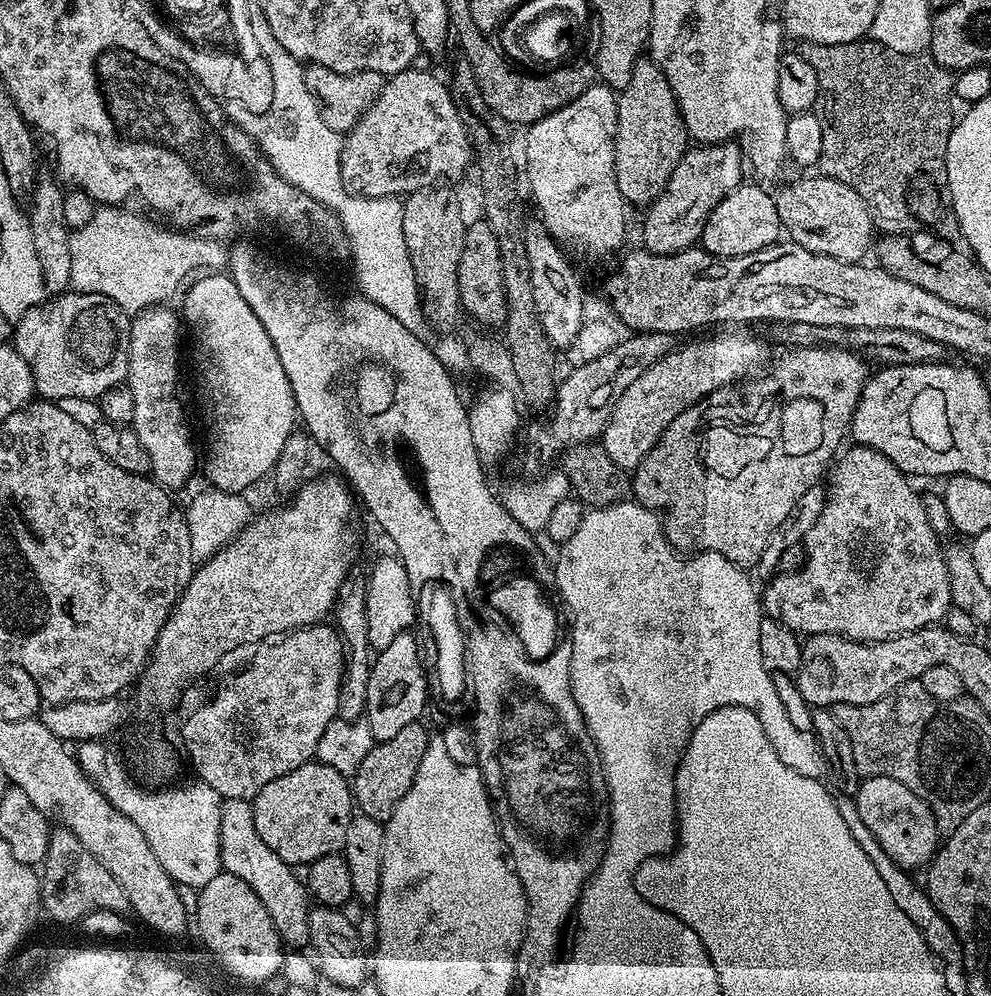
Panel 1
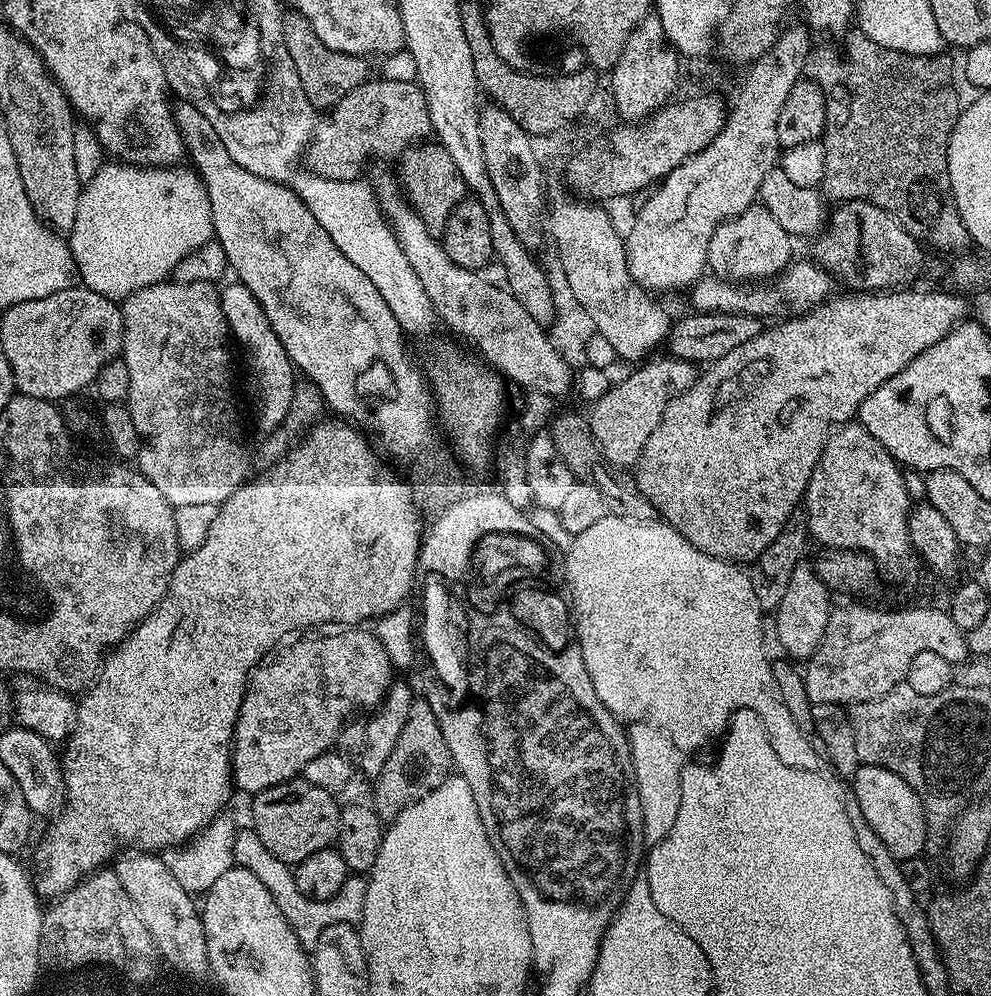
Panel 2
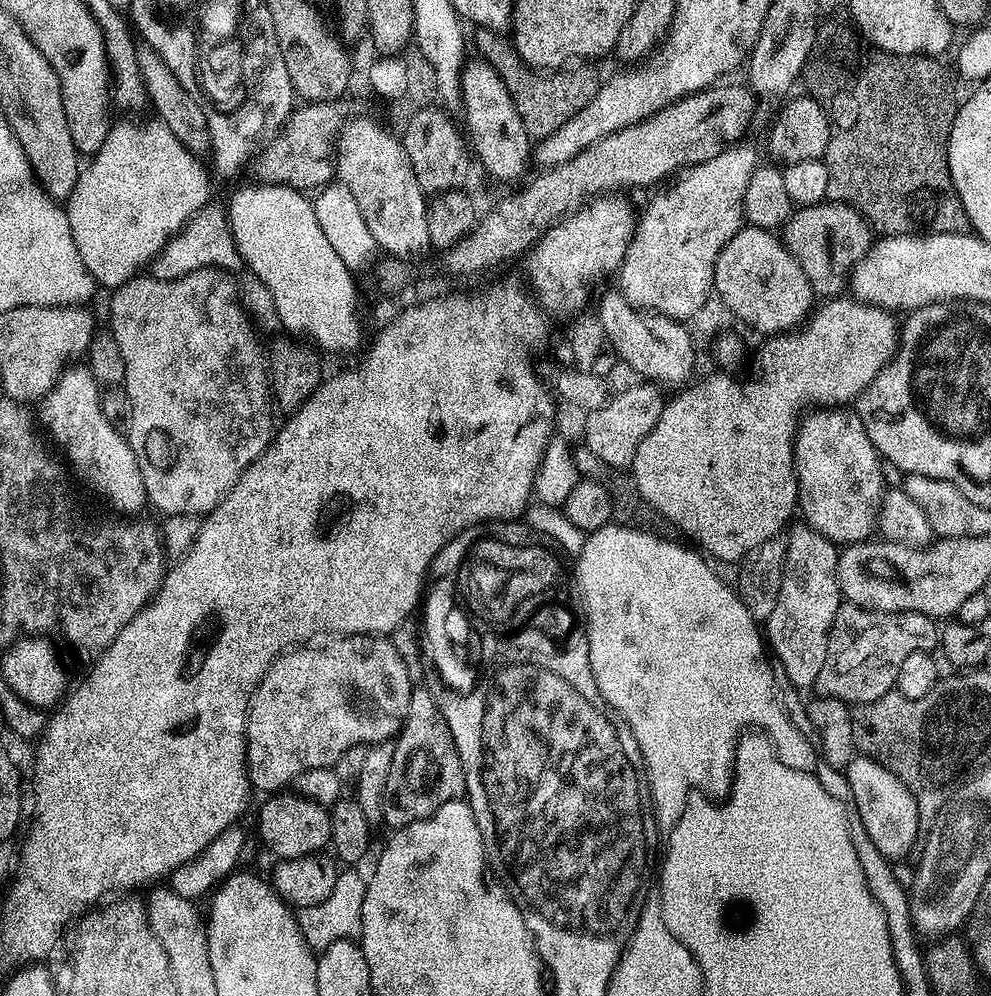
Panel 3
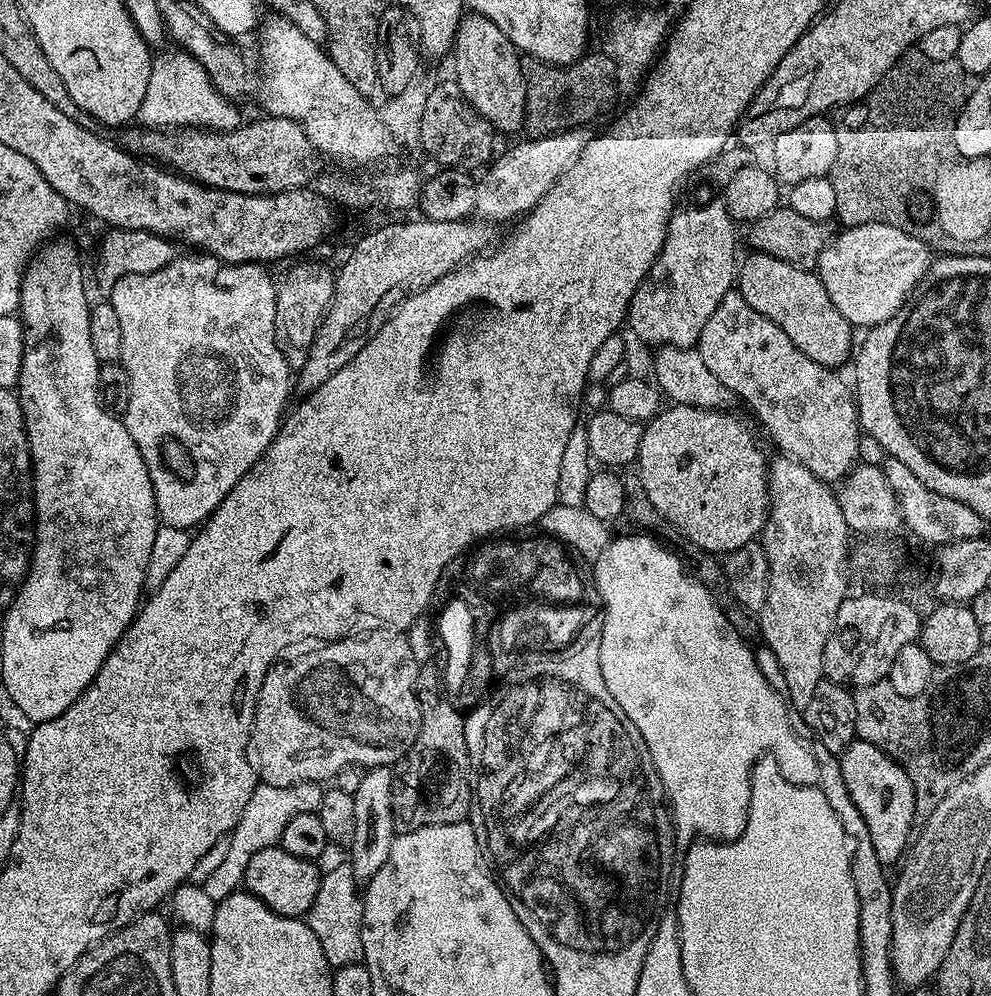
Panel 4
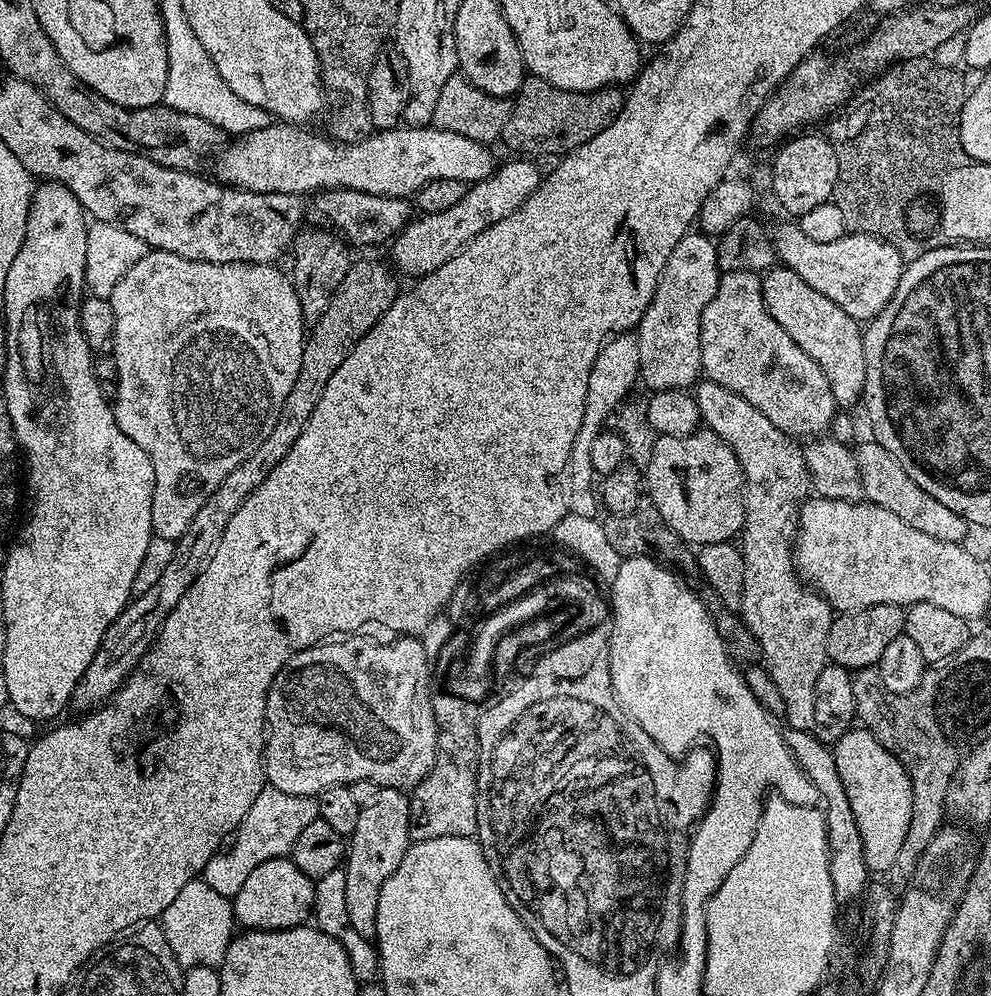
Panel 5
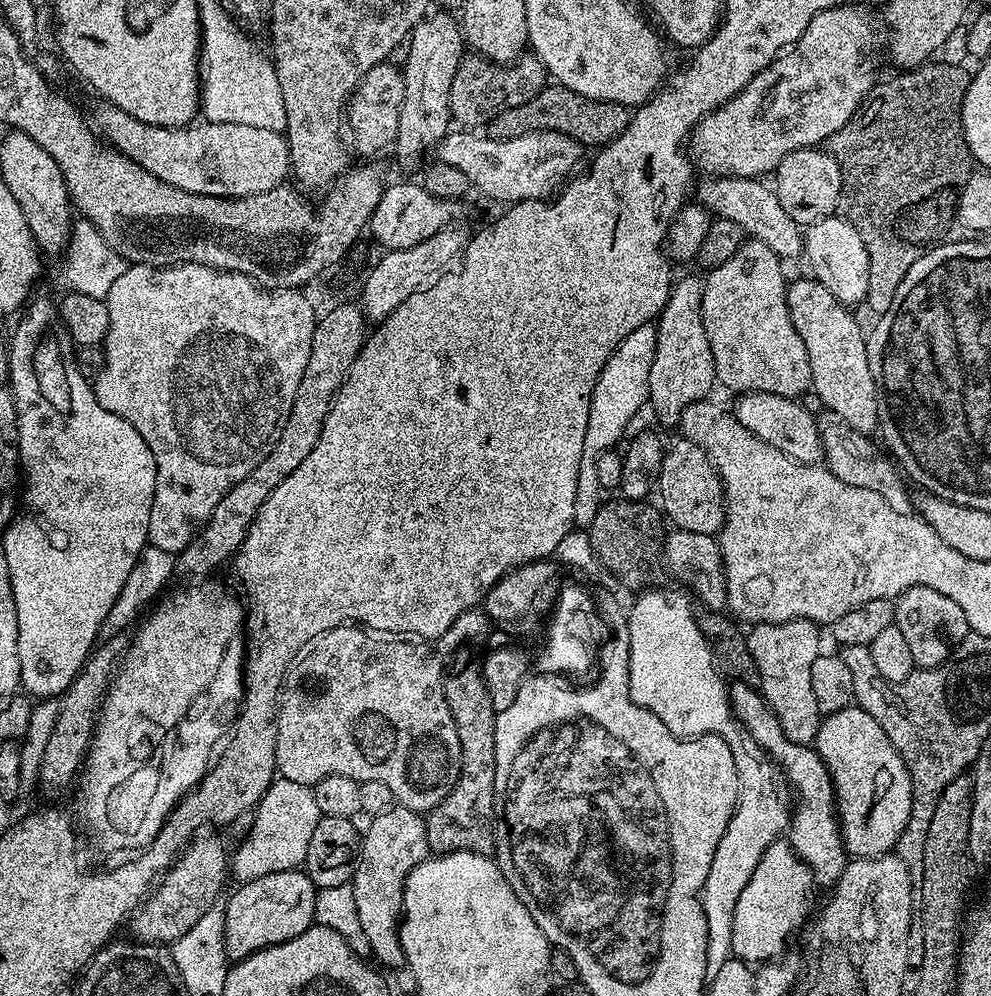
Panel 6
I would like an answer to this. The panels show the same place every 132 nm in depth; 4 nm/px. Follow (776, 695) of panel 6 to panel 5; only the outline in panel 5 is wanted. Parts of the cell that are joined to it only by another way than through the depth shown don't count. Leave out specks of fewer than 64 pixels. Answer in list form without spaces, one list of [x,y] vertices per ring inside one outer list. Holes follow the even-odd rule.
[[[701,379],[695,385],[694,397],[703,427],[718,434],[718,438],[734,450],[744,471],[744,527],[738,537],[738,547],[744,554],[744,589],[739,615],[761,646],[763,666],[782,694],[782,703],[786,706],[783,723],[799,732],[811,732],[814,726],[814,682],[818,682],[818,674],[822,674],[825,664],[829,663],[826,634],[830,634],[834,609],[819,592],[805,584],[796,571],[794,545],[798,509],[810,496],[810,477],[803,447],[793,437],[778,430],[762,410],[754,410],[746,398],[713,380]]]

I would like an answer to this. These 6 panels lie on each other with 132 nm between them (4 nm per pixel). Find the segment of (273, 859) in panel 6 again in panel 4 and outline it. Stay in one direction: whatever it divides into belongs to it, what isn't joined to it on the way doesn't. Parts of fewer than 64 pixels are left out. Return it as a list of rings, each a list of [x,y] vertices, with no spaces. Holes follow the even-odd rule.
[[[315,780],[298,782],[294,786],[257,783],[254,794],[250,794],[250,802],[246,802],[246,810],[242,810],[242,818],[238,818],[238,822],[232,827],[230,850],[226,853],[226,859],[214,869],[210,878],[206,878],[202,886],[206,894],[210,894],[212,900],[219,902],[237,892],[244,883],[246,865],[250,863],[250,858],[254,858],[258,850],[277,847],[282,838],[282,830],[286,830],[286,822],[290,822],[290,818],[307,812],[319,813],[323,793],[324,788]]]

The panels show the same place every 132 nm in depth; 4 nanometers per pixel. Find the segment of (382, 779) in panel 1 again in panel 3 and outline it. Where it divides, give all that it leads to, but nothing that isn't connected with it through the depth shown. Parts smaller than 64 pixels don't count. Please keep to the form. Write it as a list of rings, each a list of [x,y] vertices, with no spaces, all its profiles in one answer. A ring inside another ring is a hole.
[[[416,686],[412,689],[410,710],[406,714],[400,735],[395,737],[394,762],[390,762],[390,774],[386,778],[383,823],[389,824],[389,829],[392,830],[406,828],[415,820],[425,820],[427,816],[432,816],[439,808],[446,806],[446,802],[459,800],[466,792],[466,777],[454,738],[450,734],[450,726],[446,724],[446,718],[440,713],[433,689],[420,687],[424,686]]]

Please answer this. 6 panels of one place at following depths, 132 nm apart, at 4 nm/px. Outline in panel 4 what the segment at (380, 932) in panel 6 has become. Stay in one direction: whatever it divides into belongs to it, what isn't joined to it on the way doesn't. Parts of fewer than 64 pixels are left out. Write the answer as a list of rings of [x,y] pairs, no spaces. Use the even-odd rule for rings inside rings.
[[[391,767],[369,768],[364,773],[354,798],[354,842],[350,845],[350,863],[357,881],[367,882],[382,870],[386,858],[390,858],[392,840],[398,835],[394,819],[394,776]]]

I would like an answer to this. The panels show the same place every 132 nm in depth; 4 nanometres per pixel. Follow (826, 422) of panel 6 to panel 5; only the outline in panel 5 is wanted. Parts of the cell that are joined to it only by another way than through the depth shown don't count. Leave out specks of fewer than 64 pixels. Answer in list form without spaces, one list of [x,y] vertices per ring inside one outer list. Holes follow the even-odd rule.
[[[871,438],[865,440],[865,444],[860,442],[855,445],[854,451],[864,496],[871,503],[890,510],[890,514],[898,514],[898,518],[902,518],[906,526],[914,526],[914,530],[922,530],[922,534],[930,534],[930,538],[938,538],[938,542],[959,544],[967,541],[970,525],[966,518],[962,518],[962,514],[954,514],[954,510],[942,506],[942,502],[934,498],[934,494],[926,494],[926,490],[922,490],[922,486],[918,486],[918,482],[914,482],[914,478],[910,478],[906,470],[902,470],[902,462],[898,462],[898,458],[894,458],[894,454],[886,450],[886,446]]]

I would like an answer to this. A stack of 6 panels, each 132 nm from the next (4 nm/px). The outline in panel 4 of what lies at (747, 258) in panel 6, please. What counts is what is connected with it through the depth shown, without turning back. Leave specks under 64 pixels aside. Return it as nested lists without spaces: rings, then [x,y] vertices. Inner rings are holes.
[[[739,290],[727,292],[722,298],[722,302],[718,302],[714,314],[710,314],[706,326],[702,326],[698,341],[698,350],[702,354],[702,362],[706,362],[706,367],[720,379],[722,386],[729,388],[733,397],[737,401],[741,400],[756,415],[757,421],[755,420],[755,423],[757,425],[760,423],[768,431],[769,438],[776,443],[777,449],[775,451],[779,455],[789,456],[794,462],[806,466],[806,470],[810,470],[810,474],[814,474],[818,479],[825,482],[839,482],[856,467],[858,463],[857,456],[859,454],[859,438],[862,435],[862,429],[860,426],[860,417],[856,411],[853,389],[849,385],[848,388],[844,385],[844,380],[839,376],[841,374],[839,371],[823,368],[821,364],[815,364],[813,360],[806,358],[806,354],[802,354],[802,350],[798,350],[798,346],[794,346],[794,342],[790,342],[790,338],[786,338],[786,334],[778,325],[770,322],[770,318],[758,314],[758,310],[754,310],[750,306],[750,302],[746,302],[746,298],[742,298]]]

